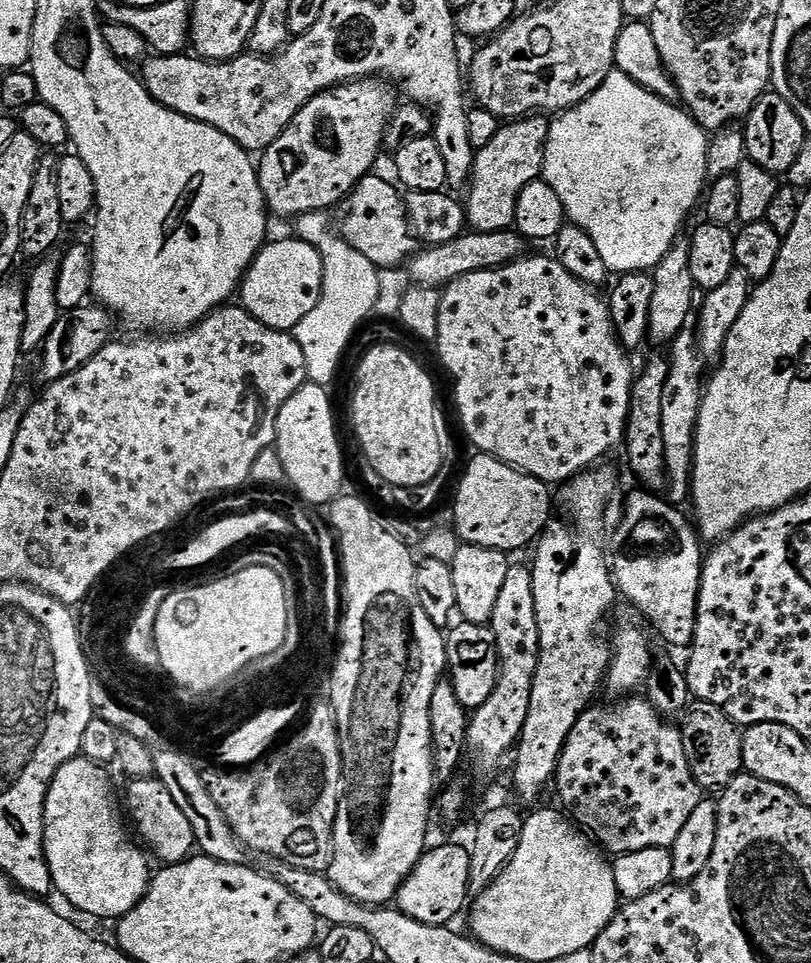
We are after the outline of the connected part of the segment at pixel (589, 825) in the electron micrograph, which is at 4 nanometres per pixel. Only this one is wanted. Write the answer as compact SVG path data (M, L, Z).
M643 695L635 696L621 699L624 700L621 704L608 704L605 708L592 706L589 707L588 711L582 713L574 726L574 730L570 730L568 741L564 743L564 749L560 755L560 761L556 767L556 775L554 777L554 789L556 788L561 802L565 804L563 807L566 809L567 815L605 853L615 854L616 856L630 854L634 850L646 850L647 848L671 849L674 838L678 838L678 833L682 830L682 826L686 826L686 821L690 818L691 812L698 807L698 802L702 799L702 789L698 786L698 782L694 782L694 774L690 774L690 762L686 762L686 750L682 746L682 734L679 727L661 716L658 710L654 710L654 706Z

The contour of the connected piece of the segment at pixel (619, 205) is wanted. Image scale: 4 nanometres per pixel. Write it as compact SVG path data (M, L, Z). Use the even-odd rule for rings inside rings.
M614 70L604 79L602 86L594 90L594 94L590 94L581 104L574 105L567 112L559 113L549 123L542 179L550 186L554 186L554 192L558 194L558 198L562 198L565 217L582 230L586 230L586 234L590 234L594 246L598 246L598 254L602 254L602 262L606 262L609 273L648 272L654 270L658 262L666 258L666 250L670 250L670 246L681 239L680 227L683 226L684 219L691 214L695 204L697 207L701 203L705 195L708 180L706 158L708 157L709 139L709 133L705 132L683 107L677 106L671 100L663 100L661 96L656 96L638 82L634 82L626 73Z

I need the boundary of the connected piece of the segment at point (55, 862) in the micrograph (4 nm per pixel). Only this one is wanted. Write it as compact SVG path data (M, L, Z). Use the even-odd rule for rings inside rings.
M85 758L66 762L54 774L44 803L44 857L55 891L60 891L78 911L88 916L101 916L104 920L111 916L119 918L134 910L134 906L138 906L140 899L148 893L150 883L149 857L126 827L121 805L120 808L116 805L116 792L112 789L108 770Z

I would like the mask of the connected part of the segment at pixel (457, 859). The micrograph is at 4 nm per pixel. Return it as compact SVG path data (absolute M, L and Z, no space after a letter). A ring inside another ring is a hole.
M440 844L437 848L429 847L421 856L414 870L404 879L404 885L396 892L394 904L402 914L418 922L430 926L448 926L464 907L469 907L469 884L469 849L460 844Z

